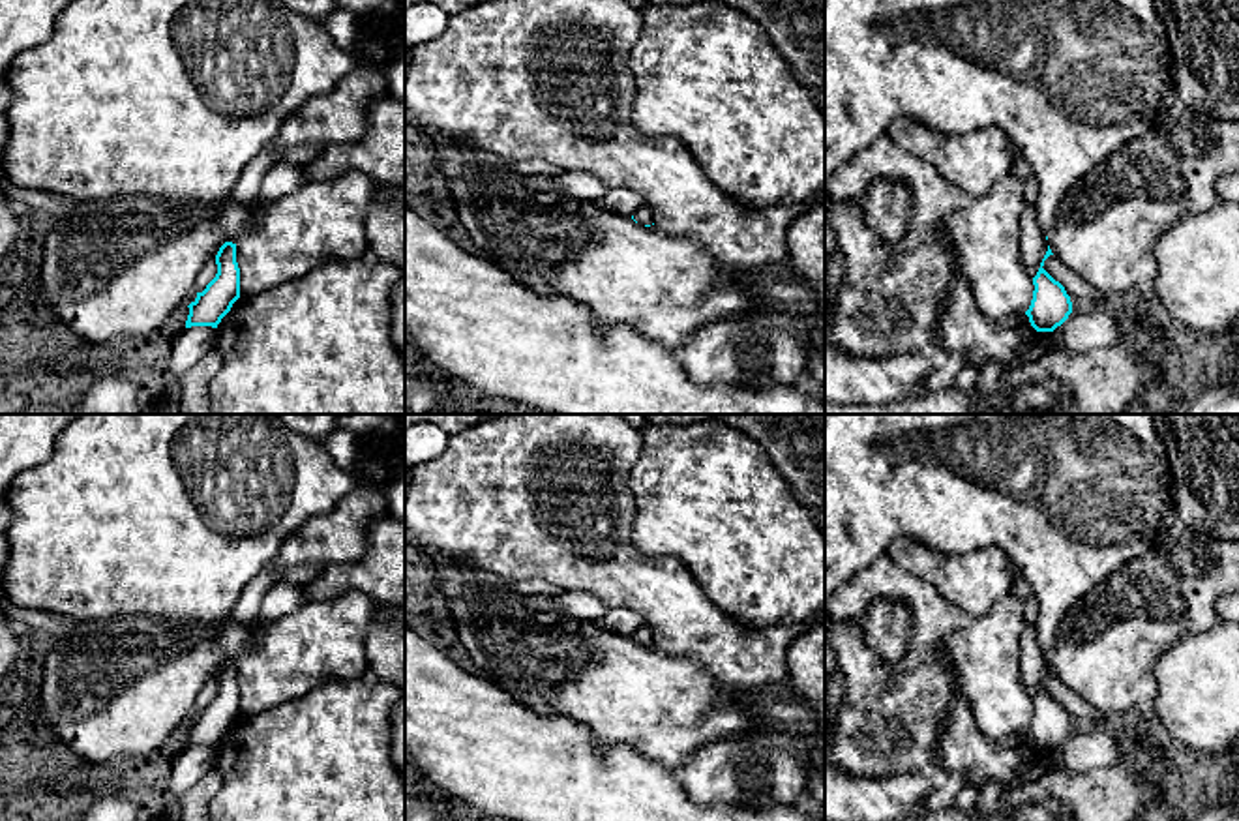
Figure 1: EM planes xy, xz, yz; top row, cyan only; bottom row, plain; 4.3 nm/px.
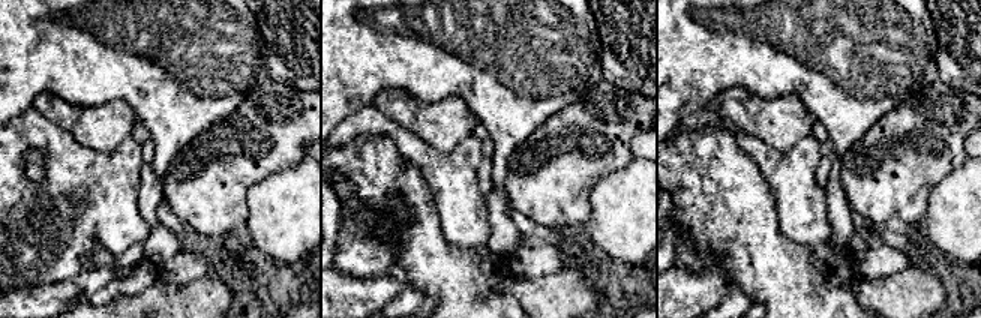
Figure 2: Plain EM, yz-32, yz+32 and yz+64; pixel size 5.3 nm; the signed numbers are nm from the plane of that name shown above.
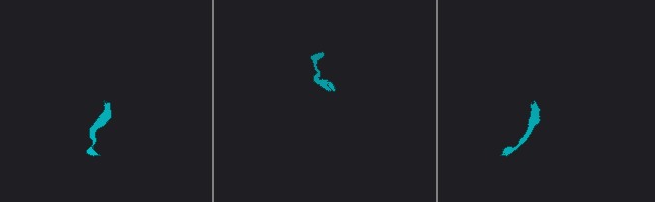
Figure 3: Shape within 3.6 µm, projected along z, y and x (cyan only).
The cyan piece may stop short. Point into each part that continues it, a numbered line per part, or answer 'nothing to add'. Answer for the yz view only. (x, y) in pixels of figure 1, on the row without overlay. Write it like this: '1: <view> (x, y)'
nothing to add

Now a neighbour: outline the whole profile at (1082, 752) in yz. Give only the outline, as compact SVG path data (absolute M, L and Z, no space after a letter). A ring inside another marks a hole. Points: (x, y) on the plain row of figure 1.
M1108 729L1072 731L1068 739L1052 752L1052 770L1067 774L1087 774L1121 761L1113 735Z

